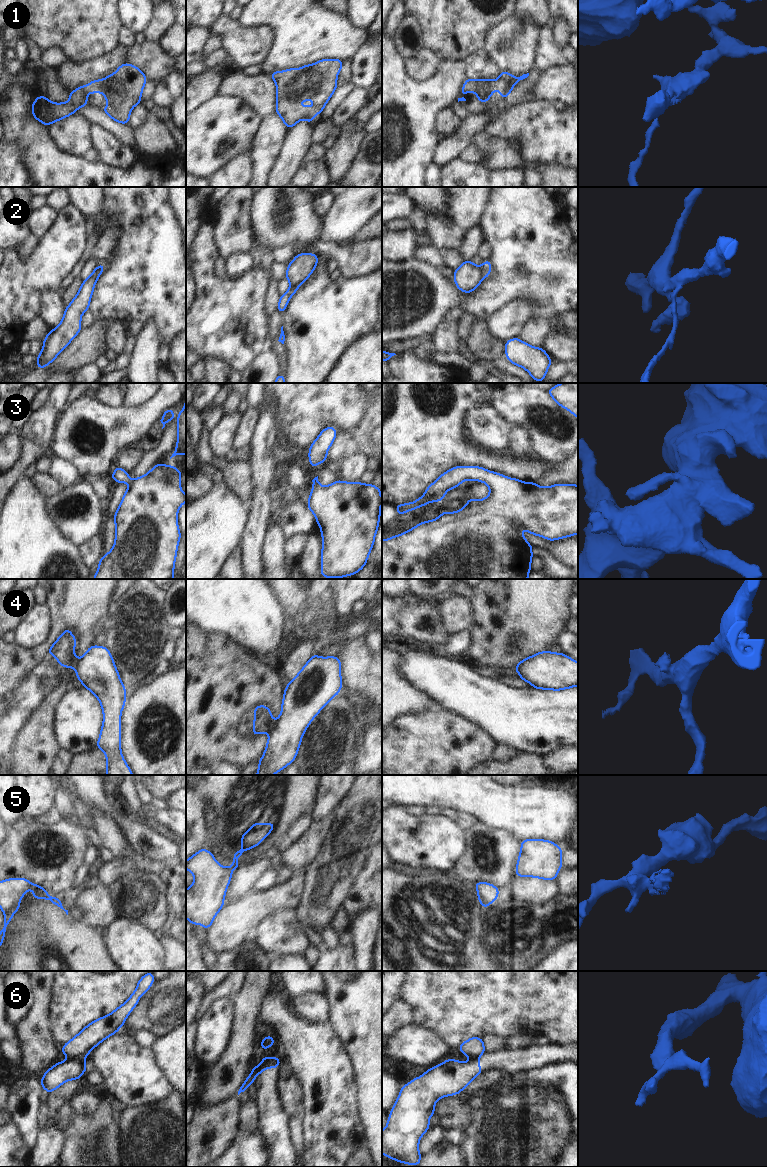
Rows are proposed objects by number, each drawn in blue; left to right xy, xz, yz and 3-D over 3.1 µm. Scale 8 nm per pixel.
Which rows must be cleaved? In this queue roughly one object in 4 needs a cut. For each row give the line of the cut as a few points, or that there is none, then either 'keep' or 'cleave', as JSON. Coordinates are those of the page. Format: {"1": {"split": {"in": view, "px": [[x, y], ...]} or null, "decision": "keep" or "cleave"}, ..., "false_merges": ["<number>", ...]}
{"1": {"split": null, "decision": "keep"}, "2": {"split": {"in": "yz", "px": [[480, 267], [481, 274], [484, 277]]}, "decision": "cleave"}, "3": {"split": null, "decision": "keep"}, "4": {"split": {"in": "xy", "px": [[80, 659], [73, 667]]}, "decision": "cleave"}, "5": {"split": {"in": "xz", "px": [[226, 868], [230, 871]]}, "decision": "cleave"}, "6": {"split": {"in": "xy", "px": [[70, 1058], [83, 1060]]}, "decision": "cleave"}, "false_merges": ["2", "4", "5", "6"]}

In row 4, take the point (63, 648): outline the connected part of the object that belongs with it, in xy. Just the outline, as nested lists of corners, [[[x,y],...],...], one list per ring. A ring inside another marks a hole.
[[[66,628],[61,636],[54,642],[47,654],[54,655],[57,662],[64,668],[76,667],[80,661],[75,654],[76,638]]]

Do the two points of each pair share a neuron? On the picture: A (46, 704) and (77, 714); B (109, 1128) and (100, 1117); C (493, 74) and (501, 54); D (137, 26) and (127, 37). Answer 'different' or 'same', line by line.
A: different
B: same
C: different
D: different

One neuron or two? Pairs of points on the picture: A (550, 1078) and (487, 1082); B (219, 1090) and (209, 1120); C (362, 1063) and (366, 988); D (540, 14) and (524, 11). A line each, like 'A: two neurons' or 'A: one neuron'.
A: two neurons
B: two neurons
C: one neuron
D: one neuron

